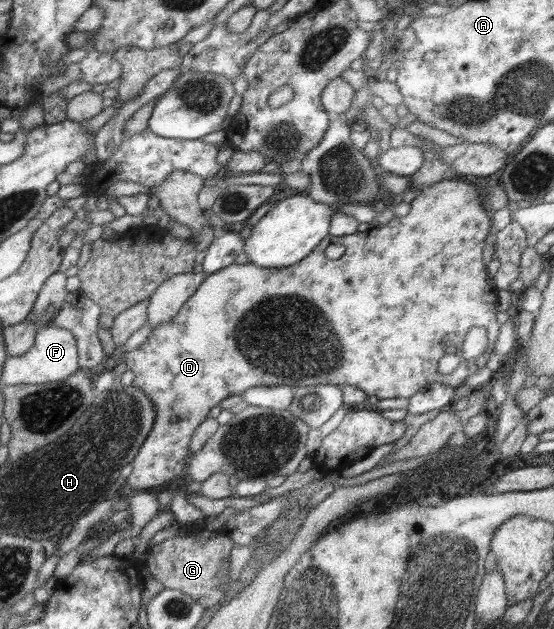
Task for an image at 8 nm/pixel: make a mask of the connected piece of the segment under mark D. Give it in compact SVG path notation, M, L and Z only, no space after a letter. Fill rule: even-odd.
M458 178L441 180L435 184L423 187L423 189L416 192L409 206L411 208L408 211L409 214L406 214L403 218L393 217L393 220L387 222L383 228L369 227L369 232L355 231L353 234L341 236L331 236L328 234L325 238L321 239L321 242L305 258L291 266L285 268L260 268L249 262L244 264L235 264L233 262L230 266L207 275L173 318L163 322L163 324L159 324L159 326L152 327L151 332L142 344L123 355L122 360L125 362L126 368L134 373L132 384L137 388L141 388L155 404L153 426L151 426L145 442L141 444L137 454L133 457L133 461L130 463L133 469L127 477L127 484L129 484L132 490L145 491L145 489L155 488L159 484L165 486L165 483L169 483L169 480L174 480L181 476L185 471L187 459L190 456L189 440L191 440L191 435L197 426L201 424L201 421L206 419L208 412L217 410L219 402L223 398L227 398L227 396L234 394L241 396L243 391L252 386L263 386L265 384L265 380L263 380L265 374L269 374L271 378L281 378L281 380L273 380L273 384L285 384L285 386L305 386L305 384L307 386L317 386L317 384L340 386L349 384L349 386L356 386L366 395L382 399L409 398L420 388L423 388L425 384L429 384L429 382L441 382L445 386L457 388L458 385L462 385L463 380L469 374L473 374L476 370L485 366L487 358L491 356L491 352L494 350L500 326L495 316L498 311L498 290L493 288L491 280L487 278L487 272L485 272L485 266L483 266L483 260L481 260L481 250L485 246L485 236L492 231L491 218L487 215L489 210L486 208L485 203L481 202L475 184L469 182L469 180L458 180ZM336 242L345 246L345 254L341 258L337 258L337 260L327 260L323 252L325 252L325 248L329 244L335 244ZM476 326L483 327L487 331L488 340L485 350L477 358L464 360L461 357L459 364L452 373L441 374L437 372L437 361L439 358L443 354L461 354L461 345L463 345L463 339L465 339L467 331L471 327Z

